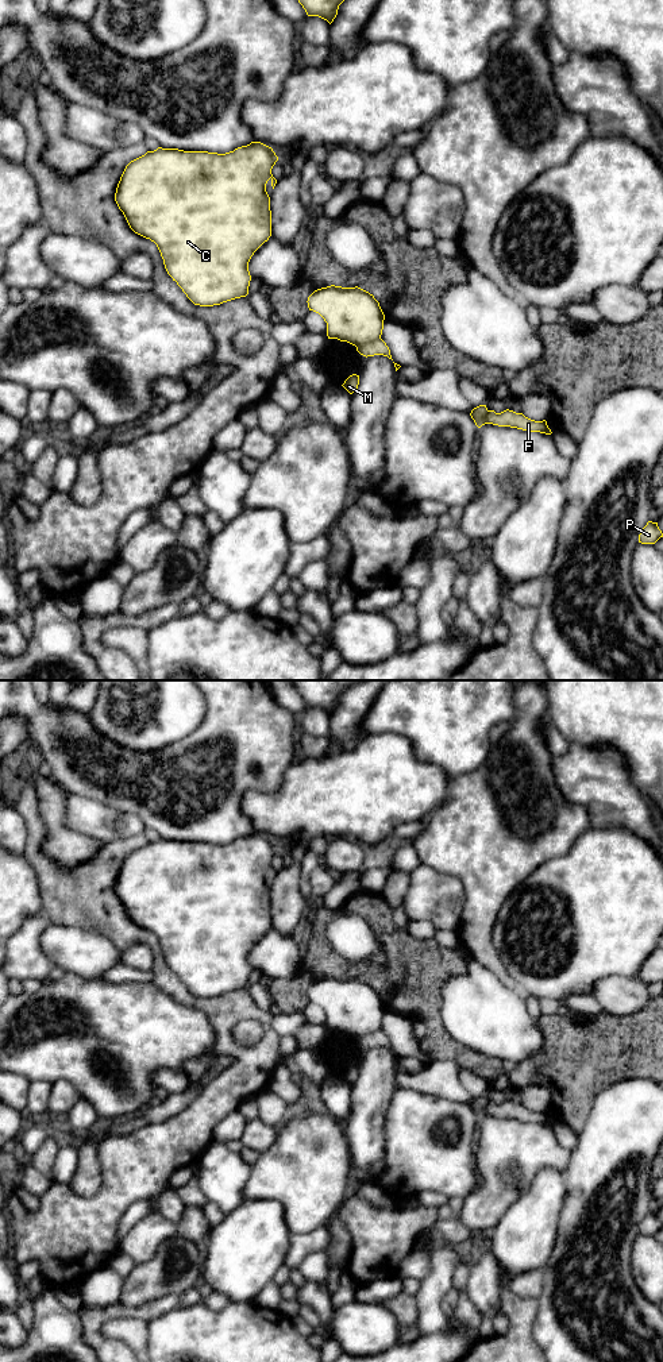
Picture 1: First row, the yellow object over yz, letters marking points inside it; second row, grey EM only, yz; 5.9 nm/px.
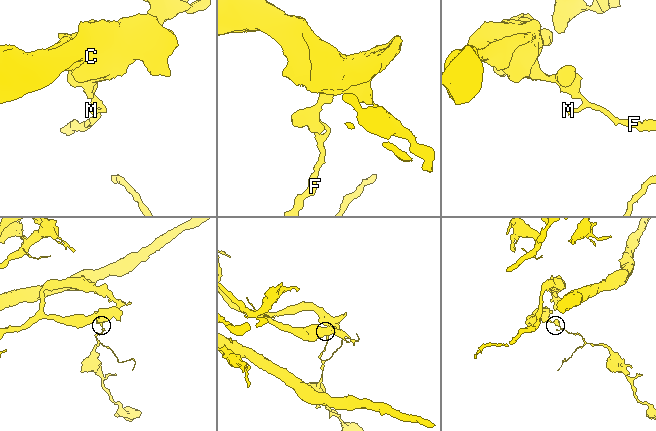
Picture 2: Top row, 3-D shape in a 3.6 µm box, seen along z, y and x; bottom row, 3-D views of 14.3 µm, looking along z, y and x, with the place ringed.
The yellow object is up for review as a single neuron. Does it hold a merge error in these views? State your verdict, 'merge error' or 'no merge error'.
merge error

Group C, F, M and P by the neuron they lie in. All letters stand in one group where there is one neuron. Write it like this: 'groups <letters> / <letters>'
groups C / F M P

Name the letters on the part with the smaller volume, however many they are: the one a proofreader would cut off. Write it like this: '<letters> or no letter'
F, M, P

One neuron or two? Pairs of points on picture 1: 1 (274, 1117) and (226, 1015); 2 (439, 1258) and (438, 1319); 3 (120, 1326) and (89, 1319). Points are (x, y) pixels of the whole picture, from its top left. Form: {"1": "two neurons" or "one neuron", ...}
{"1": "two neurons", "2": "one neuron", "3": "two neurons"}

